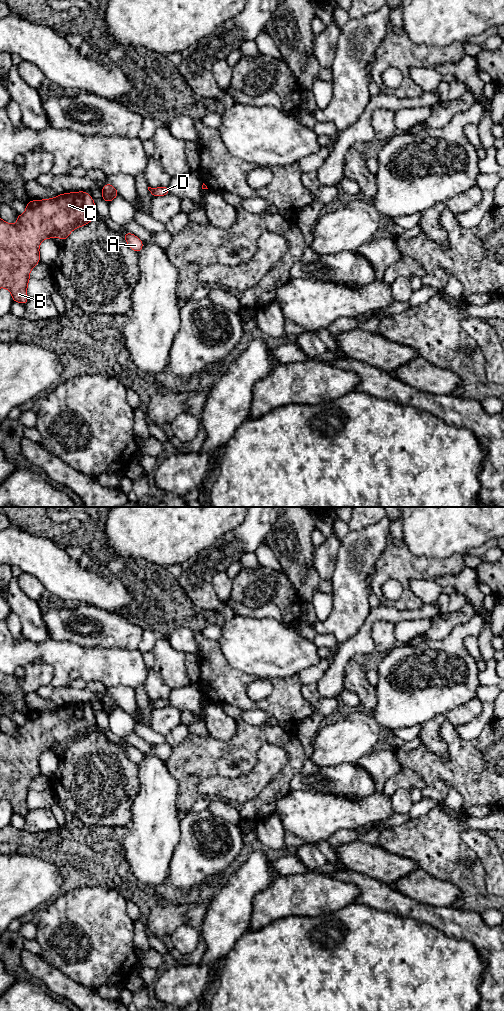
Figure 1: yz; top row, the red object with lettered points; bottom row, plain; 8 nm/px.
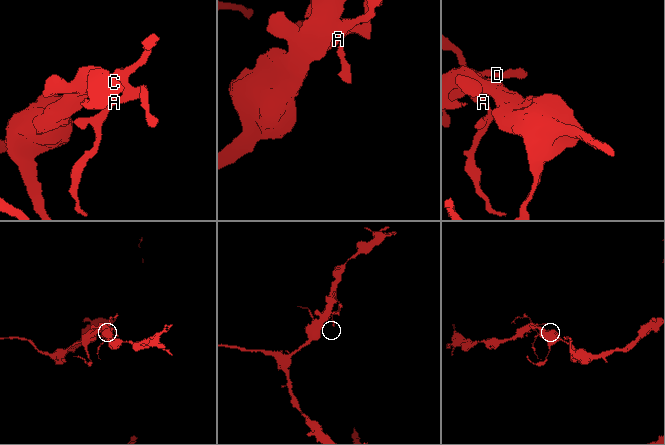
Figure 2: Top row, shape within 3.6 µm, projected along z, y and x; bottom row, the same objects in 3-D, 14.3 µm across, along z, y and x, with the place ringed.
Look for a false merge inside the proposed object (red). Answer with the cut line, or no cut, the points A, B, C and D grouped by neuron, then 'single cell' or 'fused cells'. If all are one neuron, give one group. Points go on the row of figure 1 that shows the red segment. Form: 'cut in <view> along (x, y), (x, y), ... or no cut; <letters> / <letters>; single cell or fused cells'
cut in yz along (102, 192), (108, 198), (116, 196); A D / B C; fused cells

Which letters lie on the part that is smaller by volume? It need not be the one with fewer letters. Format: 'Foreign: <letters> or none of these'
Foreign: A, D

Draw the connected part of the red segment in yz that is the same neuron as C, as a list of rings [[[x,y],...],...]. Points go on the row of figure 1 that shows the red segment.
[[[85,191],[58,194],[57,197],[31,200],[16,224],[9,224],[0,218],[0,288],[10,291],[15,302],[26,304],[30,271],[40,262],[39,246],[45,239],[58,237],[67,239],[76,228],[92,220],[97,213],[93,198]]]

